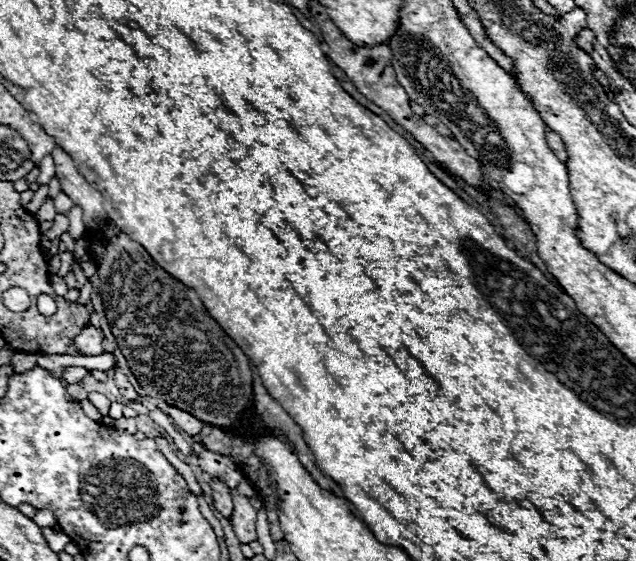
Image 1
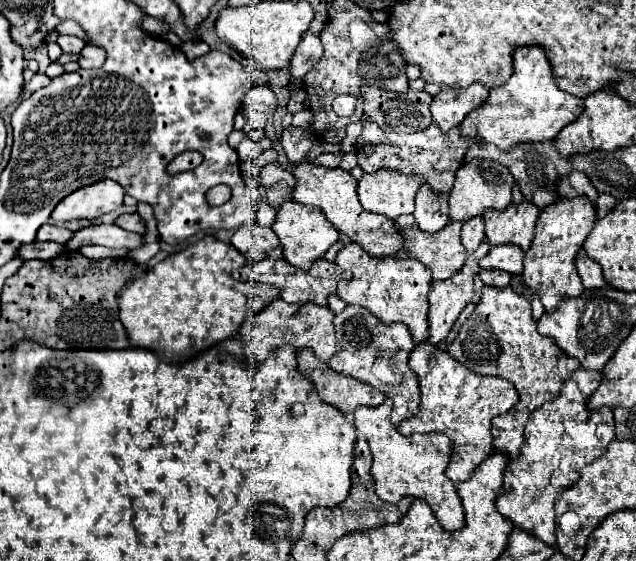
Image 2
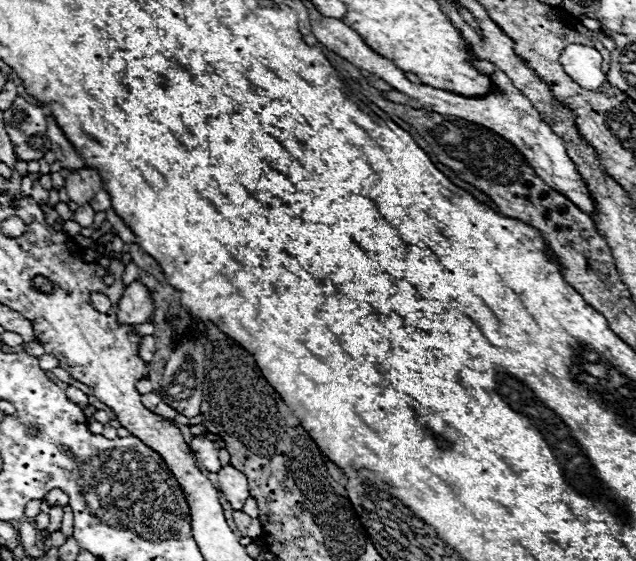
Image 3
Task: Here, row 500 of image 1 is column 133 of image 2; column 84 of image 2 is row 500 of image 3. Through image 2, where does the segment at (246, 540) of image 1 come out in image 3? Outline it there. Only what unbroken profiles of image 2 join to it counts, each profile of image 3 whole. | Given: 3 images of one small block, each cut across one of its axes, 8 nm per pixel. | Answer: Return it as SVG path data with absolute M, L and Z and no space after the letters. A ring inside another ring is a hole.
M228 464L228 466L222 466L222 470L218 472L218 482L220 482L220 492L232 504L232 508L242 510L246 498L250 496L246 476Z

